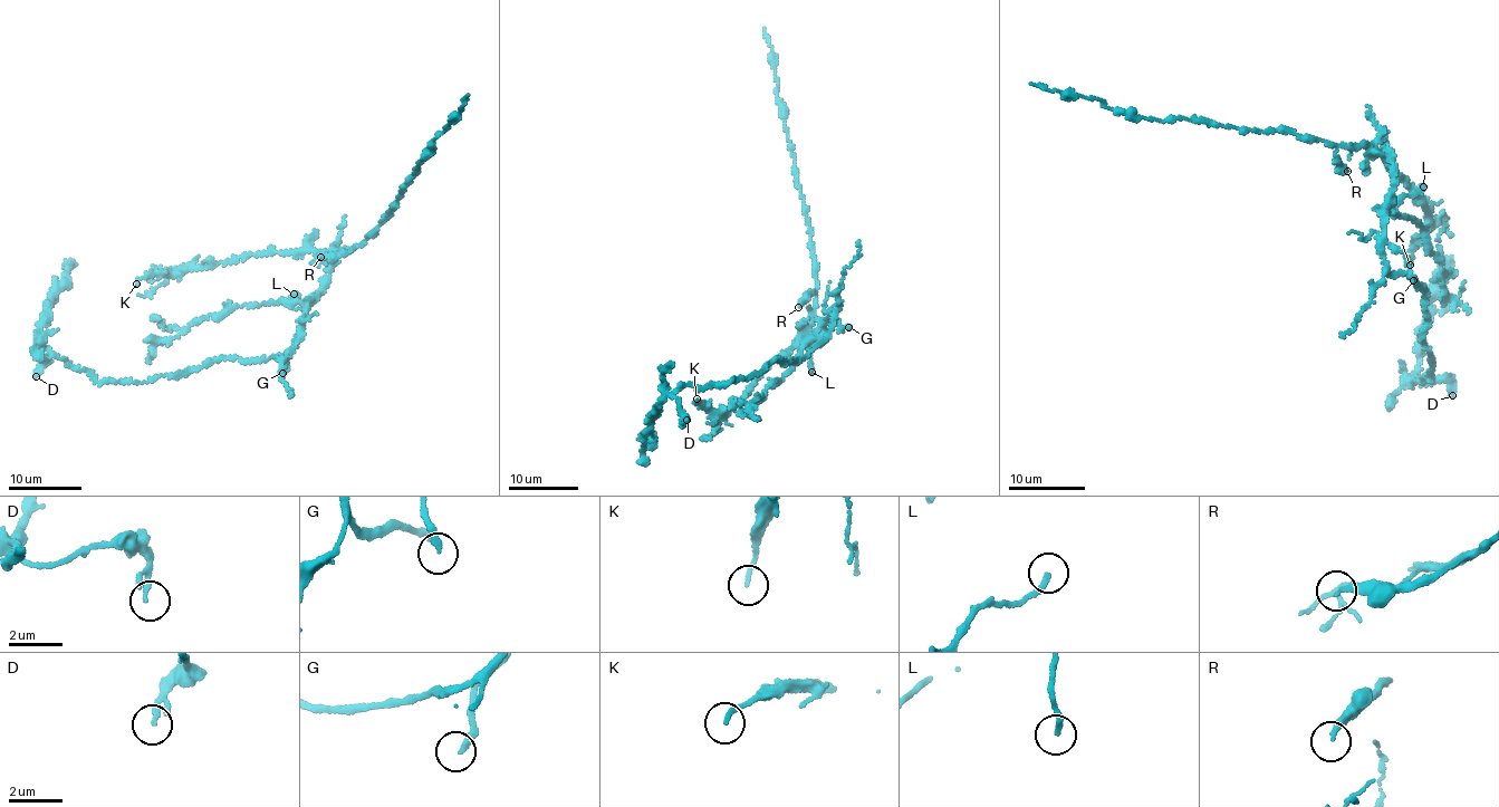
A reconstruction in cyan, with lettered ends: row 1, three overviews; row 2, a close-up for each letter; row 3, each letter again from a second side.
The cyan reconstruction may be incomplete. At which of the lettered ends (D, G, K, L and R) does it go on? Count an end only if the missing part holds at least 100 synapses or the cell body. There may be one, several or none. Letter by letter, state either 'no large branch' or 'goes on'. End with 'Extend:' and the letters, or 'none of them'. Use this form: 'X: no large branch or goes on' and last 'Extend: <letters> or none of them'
D: no large branch
G: goes on
K: no large branch
L: no large branch
R: no large branch
Extend: G

